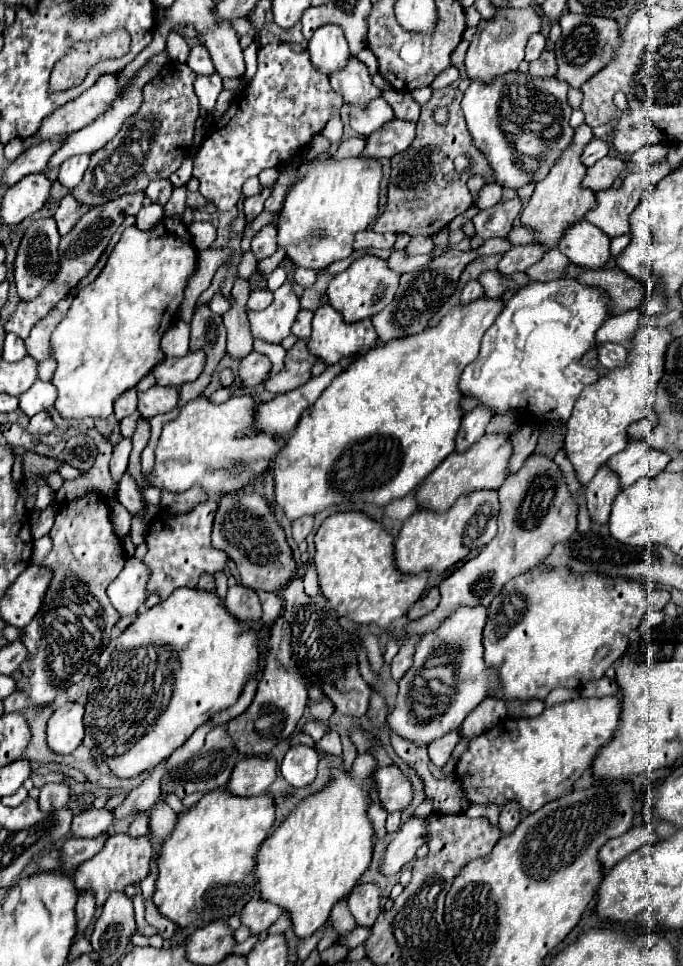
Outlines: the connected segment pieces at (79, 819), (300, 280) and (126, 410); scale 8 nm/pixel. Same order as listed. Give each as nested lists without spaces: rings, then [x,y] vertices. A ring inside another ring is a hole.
[[[107,808],[85,810],[83,814],[73,818],[71,834],[75,838],[97,838],[107,832],[111,822],[113,822],[113,812],[109,812]]]
[[[297,268],[295,270],[295,284],[299,284],[301,288],[311,288],[317,280],[317,272],[309,270],[309,268]]]
[[[129,388],[127,394],[121,394],[121,398],[117,398],[117,402],[115,402],[115,416],[117,416],[117,420],[121,420],[127,414],[133,414],[135,410],[137,410],[137,390]]]

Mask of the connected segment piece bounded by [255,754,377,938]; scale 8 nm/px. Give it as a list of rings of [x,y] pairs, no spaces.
[[[359,754],[353,764],[351,774],[343,774],[333,770],[333,780],[321,792],[305,798],[289,816],[287,820],[267,838],[259,852],[255,864],[255,876],[259,886],[259,898],[265,902],[277,904],[285,914],[289,914],[293,922],[293,932],[299,938],[309,938],[313,932],[325,926],[329,920],[331,908],[347,898],[355,884],[359,882],[361,874],[367,870],[373,852],[373,826],[367,818],[367,804],[369,804],[369,788],[375,788],[373,770],[377,768],[377,760],[371,754]]]

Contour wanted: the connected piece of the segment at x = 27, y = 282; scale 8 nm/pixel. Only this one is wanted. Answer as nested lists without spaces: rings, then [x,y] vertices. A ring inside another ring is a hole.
[[[41,218],[31,222],[25,228],[25,234],[19,242],[17,248],[17,256],[13,262],[13,276],[15,276],[15,284],[17,284],[17,292],[21,298],[25,300],[33,300],[39,292],[41,286],[49,280],[53,280],[53,274],[57,272],[57,258],[59,258],[59,232],[55,226],[53,218]]]

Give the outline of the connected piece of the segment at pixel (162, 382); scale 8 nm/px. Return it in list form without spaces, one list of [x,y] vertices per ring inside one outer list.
[[[189,352],[183,358],[165,358],[165,362],[157,364],[153,368],[157,386],[183,386],[187,382],[193,382],[205,364],[205,354],[201,352]]]

